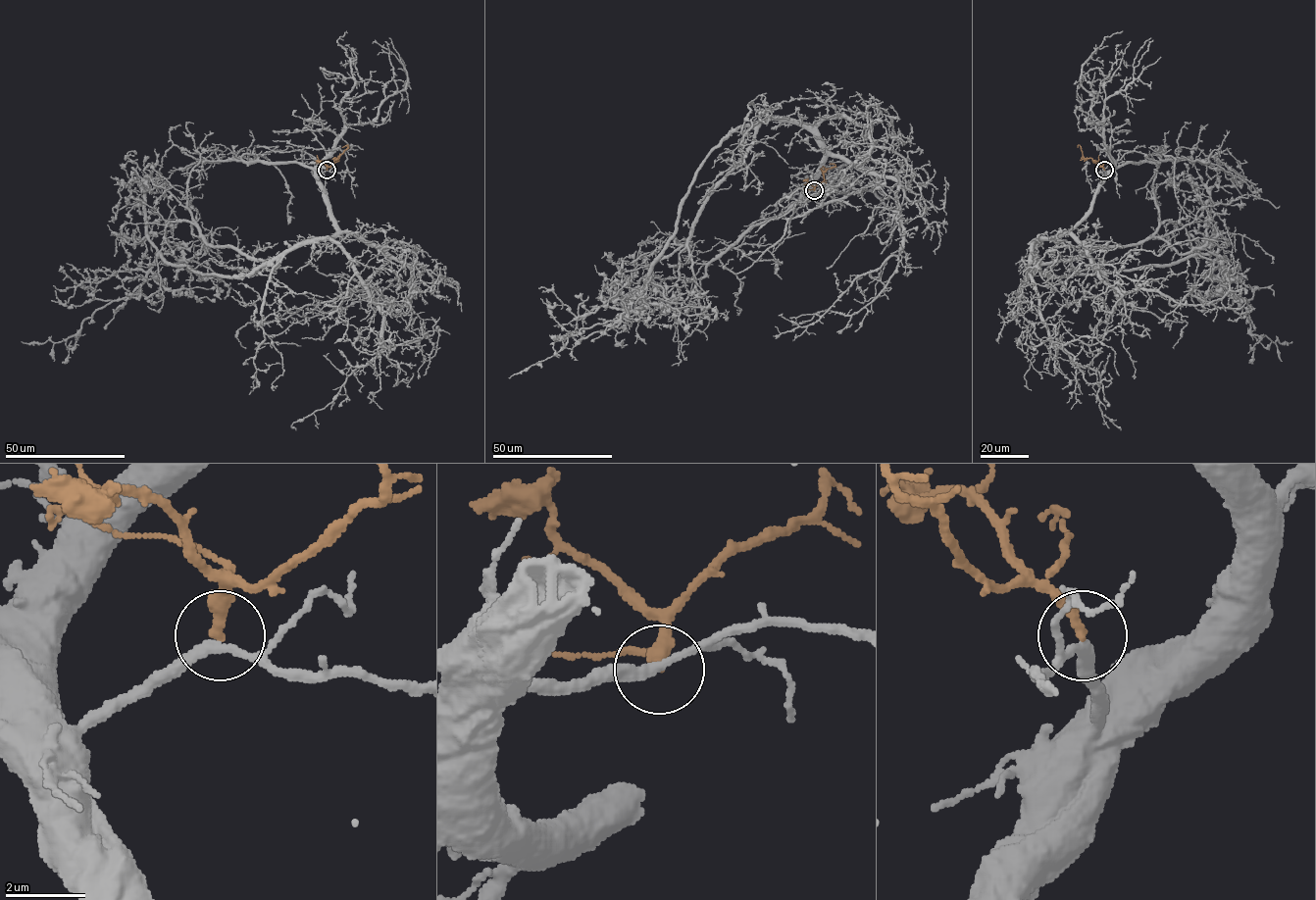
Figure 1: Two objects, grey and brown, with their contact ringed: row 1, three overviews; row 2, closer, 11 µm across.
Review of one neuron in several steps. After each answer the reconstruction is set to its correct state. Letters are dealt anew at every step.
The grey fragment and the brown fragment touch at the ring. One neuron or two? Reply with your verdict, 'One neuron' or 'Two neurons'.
One neuron

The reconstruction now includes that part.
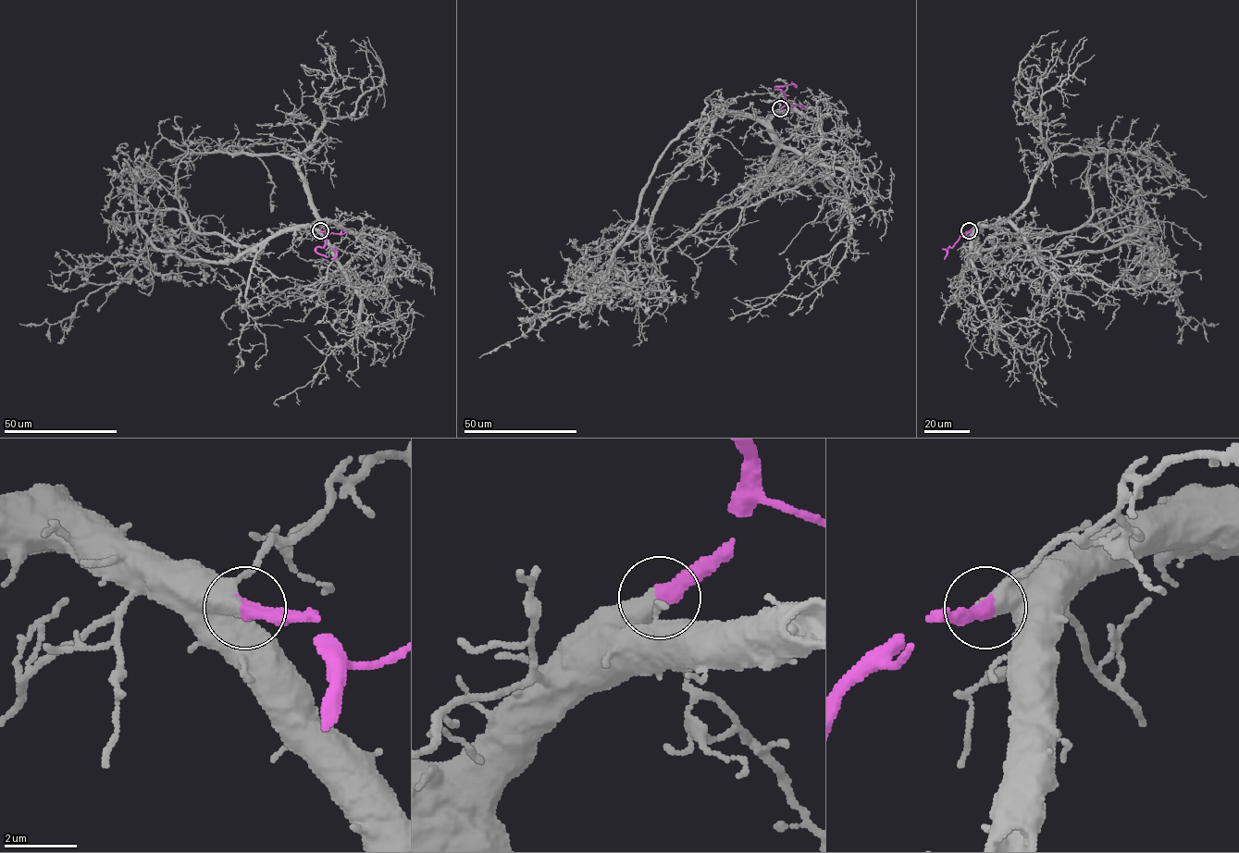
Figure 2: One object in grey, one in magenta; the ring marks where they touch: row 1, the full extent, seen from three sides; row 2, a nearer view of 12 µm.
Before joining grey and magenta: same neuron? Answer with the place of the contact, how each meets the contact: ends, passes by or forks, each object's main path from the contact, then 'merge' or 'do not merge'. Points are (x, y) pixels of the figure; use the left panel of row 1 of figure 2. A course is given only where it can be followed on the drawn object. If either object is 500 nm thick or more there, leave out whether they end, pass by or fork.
place (320, 230); grey passes by; magenta ends; course grey (320, 231), (279, 230), (217, 262), (191, 260), (147, 240), (137, 264), (81, 301), (73, 317), (18, 323); course magenta (320, 231), (325, 231), (326, 244), (315, 251), (331, 259), (336, 252), (331, 248); merge

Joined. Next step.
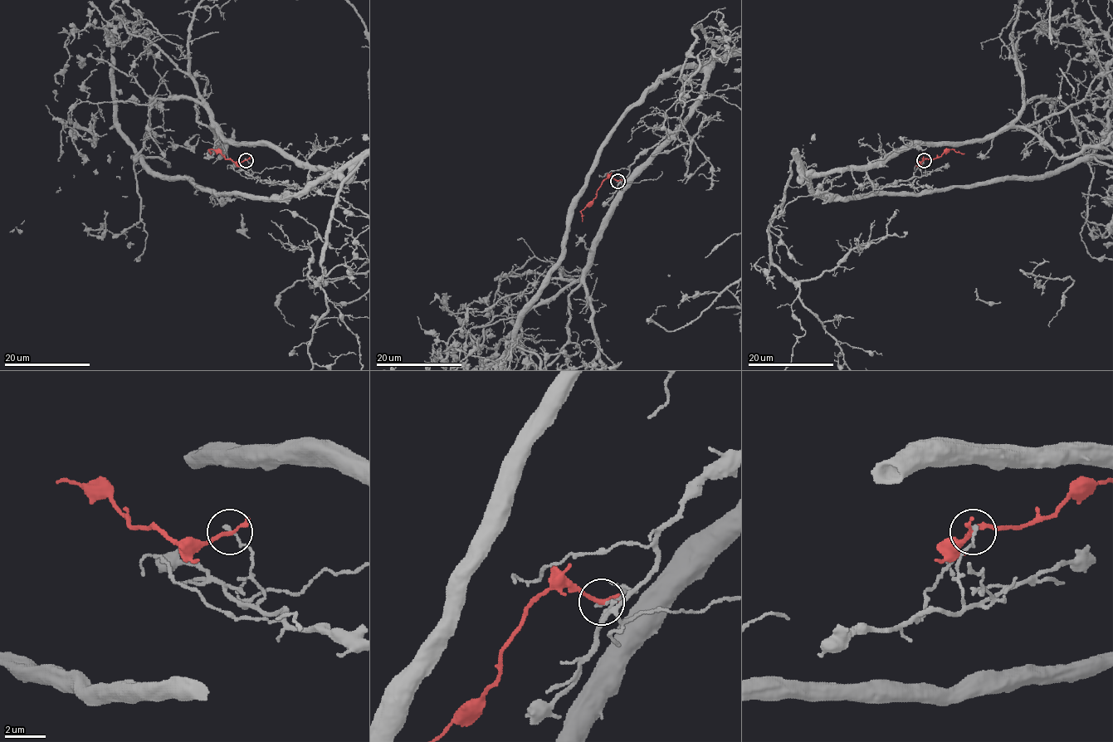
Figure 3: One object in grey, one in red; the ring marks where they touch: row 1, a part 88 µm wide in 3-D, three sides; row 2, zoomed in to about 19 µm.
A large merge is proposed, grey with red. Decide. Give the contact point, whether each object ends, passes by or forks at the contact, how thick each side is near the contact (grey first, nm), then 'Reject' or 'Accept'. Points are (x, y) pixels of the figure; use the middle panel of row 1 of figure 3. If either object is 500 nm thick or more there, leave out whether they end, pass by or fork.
Place: (617, 181). At the ring grey ends. At the ring red passes by. Thickness 170 nm (grey) against 160 nm. Reject

